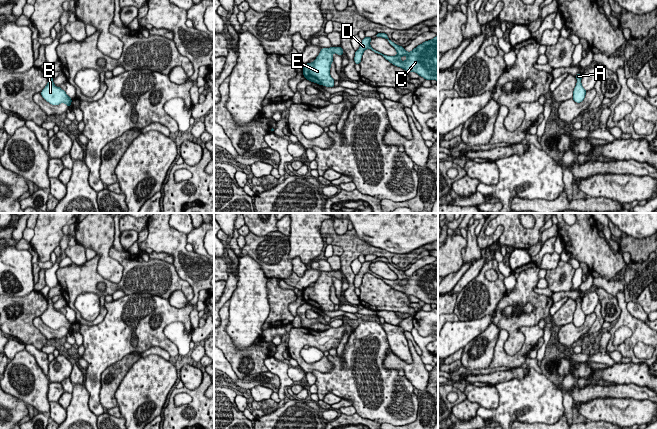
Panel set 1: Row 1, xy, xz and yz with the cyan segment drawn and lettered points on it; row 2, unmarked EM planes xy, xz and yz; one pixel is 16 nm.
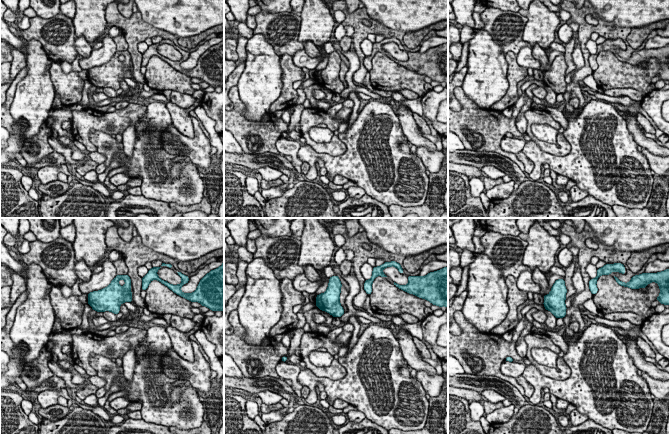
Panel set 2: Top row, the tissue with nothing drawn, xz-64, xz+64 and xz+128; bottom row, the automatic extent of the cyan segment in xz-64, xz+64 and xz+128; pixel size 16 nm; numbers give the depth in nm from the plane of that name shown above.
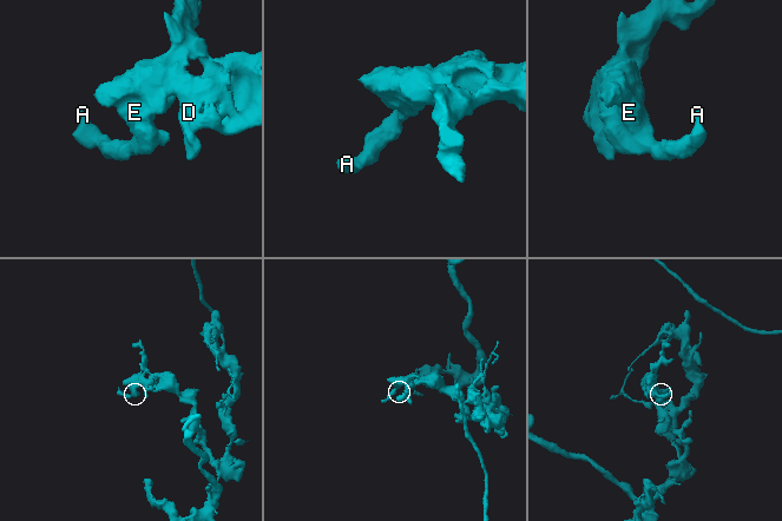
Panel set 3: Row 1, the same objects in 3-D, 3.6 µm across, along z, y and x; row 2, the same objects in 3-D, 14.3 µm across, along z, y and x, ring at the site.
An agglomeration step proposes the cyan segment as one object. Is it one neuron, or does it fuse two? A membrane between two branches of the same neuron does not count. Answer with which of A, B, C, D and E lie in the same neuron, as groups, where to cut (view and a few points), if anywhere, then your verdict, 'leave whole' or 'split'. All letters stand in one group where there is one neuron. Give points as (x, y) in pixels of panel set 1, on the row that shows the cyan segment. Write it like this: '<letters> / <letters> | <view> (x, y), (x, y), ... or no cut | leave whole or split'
A B C D E | no cut | leave whole

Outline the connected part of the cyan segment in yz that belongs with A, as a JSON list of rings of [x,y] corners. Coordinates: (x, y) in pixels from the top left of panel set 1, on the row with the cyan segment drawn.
[[[578,73],[576,75],[576,79],[577,79],[577,83],[576,83],[576,86],[574,88],[574,91],[573,91],[573,100],[576,102],[576,103],[580,103],[584,100],[585,98],[585,95],[586,95],[586,90],[583,88],[582,84],[581,84],[581,79],[582,79],[582,76],[580,73]]]

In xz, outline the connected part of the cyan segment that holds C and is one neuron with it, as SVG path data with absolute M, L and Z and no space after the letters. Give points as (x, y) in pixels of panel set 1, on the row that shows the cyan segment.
M377 33L375 35L375 37L383 37L383 38L387 39L388 42L391 44L391 46L393 46L396 49L397 55L396 56L387 56L387 55L384 55L381 52L374 50L370 46L370 41L371 41L372 38L371 37L365 37L362 40L362 43L361 43L359 49L355 52L355 57L354 57L355 64L360 64L363 52L366 49L371 49L372 51L383 56L386 60L388 60L390 63L392 63L393 65L395 65L397 67L400 67L400 68L402 68L402 69L404 69L408 72L410 72L410 71L415 72L420 77L423 77L425 80L430 80L430 81L436 80L436 81L438 81L438 35L436 37L434 37L433 39L425 41L421 45L418 45L411 52L407 52L404 49L404 47L399 46L399 45L395 44L394 42L392 42L388 38L388 35L385 34L385 33Z

